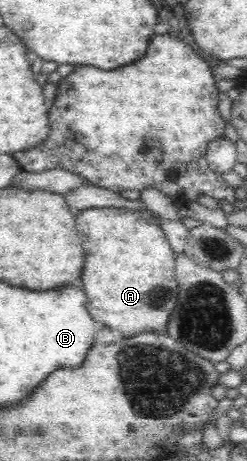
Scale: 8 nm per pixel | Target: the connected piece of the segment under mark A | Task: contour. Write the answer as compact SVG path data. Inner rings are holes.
M92 208L85 209L75 213L75 223L77 231L82 237L84 256L85 256L85 267L84 273L82 273L81 283L84 283L84 291L87 295L87 310L94 319L97 326L102 326L112 329L118 337L128 338L134 335L142 334L148 331L162 332L167 327L167 322L172 313L172 310L176 307L179 298L179 287L177 279L175 278L175 254L171 249L166 235L163 233L162 227L155 219L148 219L145 215L139 212L129 210L128 208Z

